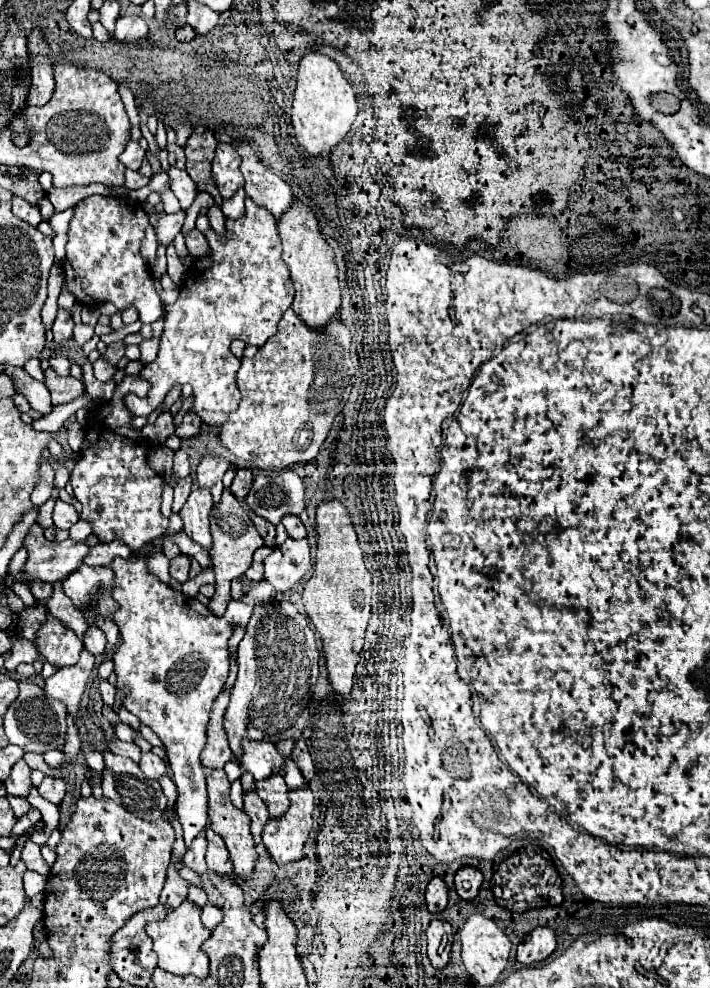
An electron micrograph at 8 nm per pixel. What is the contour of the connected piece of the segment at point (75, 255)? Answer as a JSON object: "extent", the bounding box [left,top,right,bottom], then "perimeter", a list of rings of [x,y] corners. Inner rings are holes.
{"extent":[63,196,164,324],"perimeter":[[[89,196],[75,206],[75,216],[71,218],[67,232],[69,240],[63,274],[67,288],[81,304],[111,302],[121,312],[133,306],[143,324],[153,324],[164,316],[164,306],[155,292],[149,266],[139,254],[147,226],[147,214],[141,210],[141,204],[131,198]]]}

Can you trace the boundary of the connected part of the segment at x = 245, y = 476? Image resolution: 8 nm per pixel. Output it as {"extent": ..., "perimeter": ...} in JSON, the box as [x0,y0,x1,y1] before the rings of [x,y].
{"extent":[231,468,253,500],"perimeter":[[[243,468],[243,470],[237,470],[235,474],[235,480],[231,484],[231,492],[237,500],[245,500],[247,492],[251,490],[251,484],[253,484],[253,472]]]}

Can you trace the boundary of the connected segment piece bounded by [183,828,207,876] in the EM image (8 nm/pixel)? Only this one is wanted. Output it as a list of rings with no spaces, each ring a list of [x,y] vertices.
[[[205,828],[203,832],[199,832],[193,840],[193,844],[187,848],[183,862],[187,868],[195,870],[197,874],[205,874],[207,872],[207,864],[205,864],[205,848],[207,848],[207,838],[205,838]]]

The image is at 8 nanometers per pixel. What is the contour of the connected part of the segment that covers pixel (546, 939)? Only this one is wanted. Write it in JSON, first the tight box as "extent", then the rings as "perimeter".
{"extent":[517,928,557,966],"perimeter":[[[535,928],[519,946],[517,946],[517,960],[525,966],[541,962],[549,958],[557,948],[557,938],[551,928]]]}

